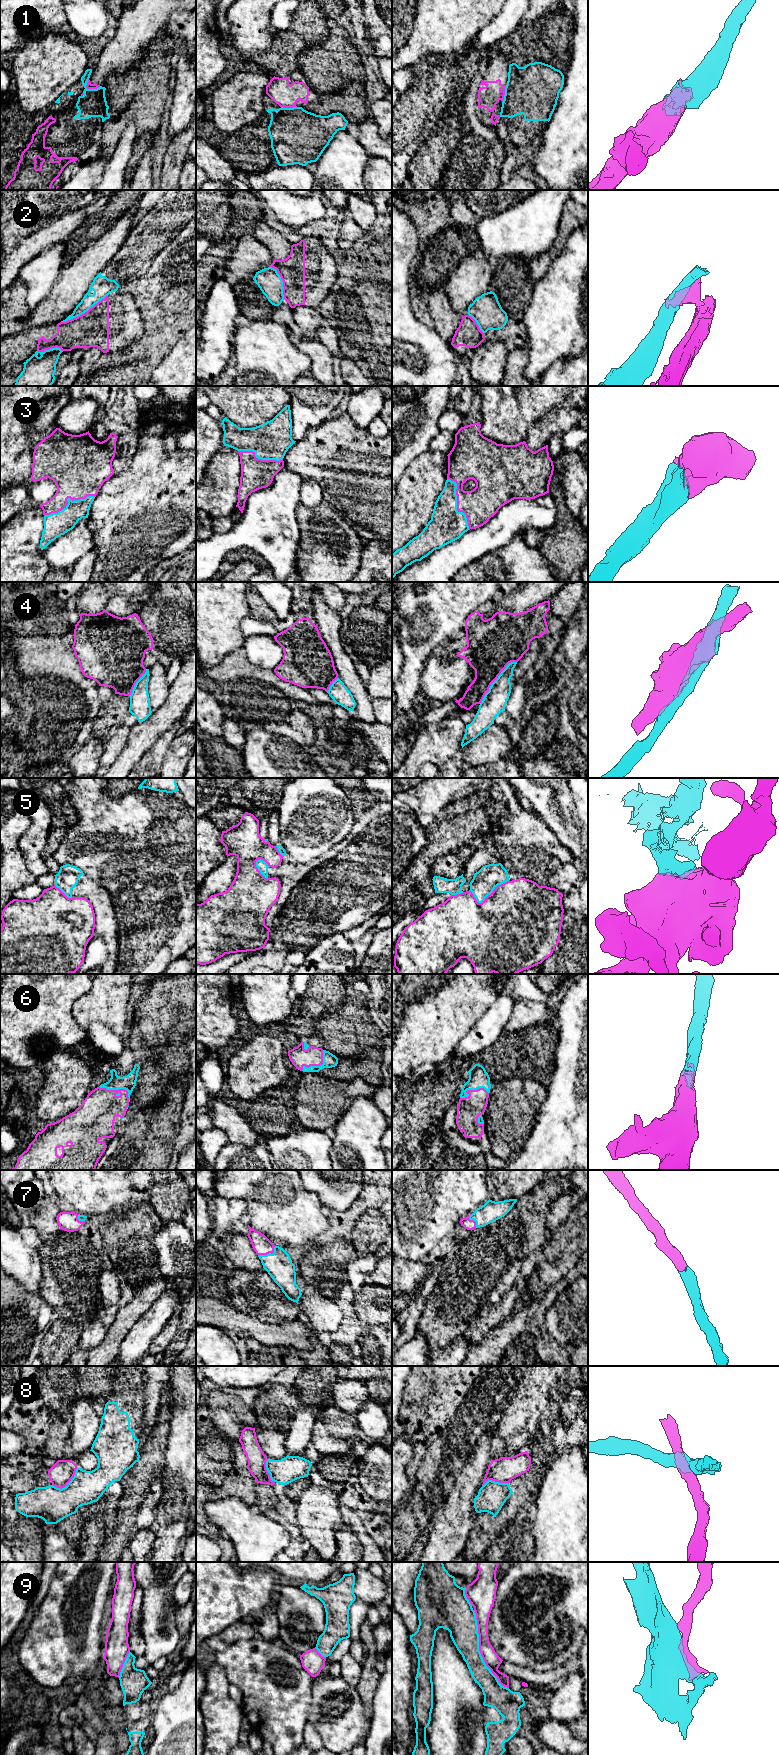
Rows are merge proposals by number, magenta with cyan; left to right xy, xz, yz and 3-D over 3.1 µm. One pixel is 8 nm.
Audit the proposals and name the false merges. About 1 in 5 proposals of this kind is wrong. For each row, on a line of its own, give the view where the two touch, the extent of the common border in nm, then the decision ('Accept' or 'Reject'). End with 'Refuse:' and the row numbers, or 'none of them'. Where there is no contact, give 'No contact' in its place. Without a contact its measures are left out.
1: Touches magenta in xy. Shared border 130 nm. Reject
2: Touches magenta in xy. Shared border 440 nm. Reject
3: Touches magenta in yz. Shared border 460 nm. Accept
4: Touches magenta in yz. Shared border 460 nm. Reject
5: Touches magenta in yz. Shared border 340 nm. Accept
6: Touches magenta in xy. Shared border 280 nm. Accept
7: Touches magenta in xz. Shared border 160 nm. Accept
8: Touches magenta in xy. Shared border 260 nm. Reject
9: Touches magenta in yz. Shared border 700 nm. Reject
Refuse: 1, 2, 4, 8, 9

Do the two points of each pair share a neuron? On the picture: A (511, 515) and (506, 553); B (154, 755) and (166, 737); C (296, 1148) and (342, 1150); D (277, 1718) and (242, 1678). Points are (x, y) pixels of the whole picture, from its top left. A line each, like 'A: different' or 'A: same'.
A: different
B: same
C: different
D: same

